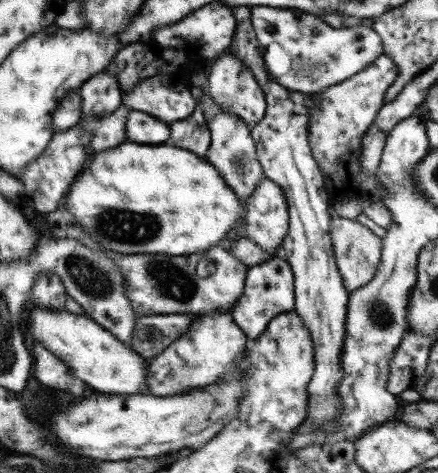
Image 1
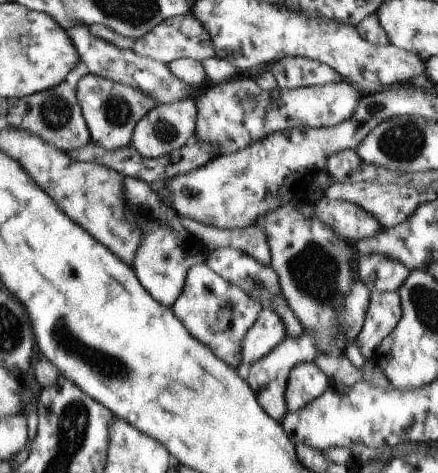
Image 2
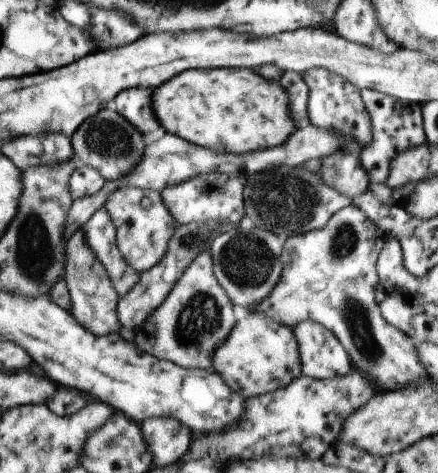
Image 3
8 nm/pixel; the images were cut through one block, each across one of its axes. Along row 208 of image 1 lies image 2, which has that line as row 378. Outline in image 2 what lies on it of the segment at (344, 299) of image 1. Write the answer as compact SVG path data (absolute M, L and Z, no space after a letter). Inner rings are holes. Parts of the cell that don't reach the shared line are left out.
M313 362L296 364L289 372L284 394L288 412L295 412L325 392L330 380Z

